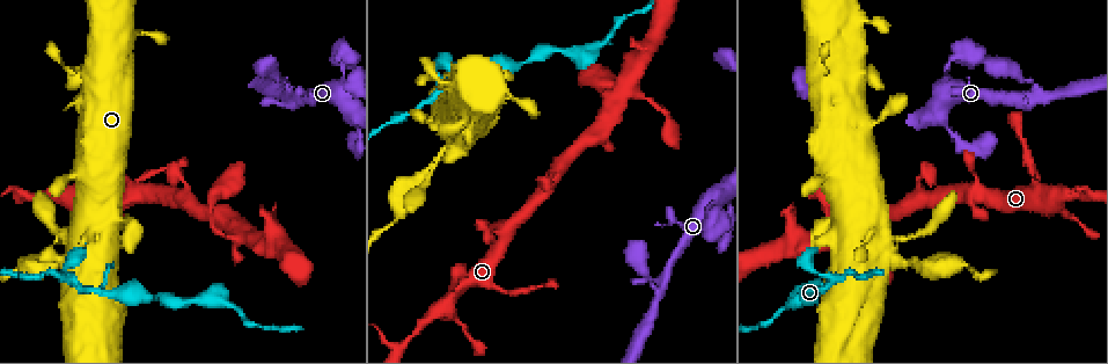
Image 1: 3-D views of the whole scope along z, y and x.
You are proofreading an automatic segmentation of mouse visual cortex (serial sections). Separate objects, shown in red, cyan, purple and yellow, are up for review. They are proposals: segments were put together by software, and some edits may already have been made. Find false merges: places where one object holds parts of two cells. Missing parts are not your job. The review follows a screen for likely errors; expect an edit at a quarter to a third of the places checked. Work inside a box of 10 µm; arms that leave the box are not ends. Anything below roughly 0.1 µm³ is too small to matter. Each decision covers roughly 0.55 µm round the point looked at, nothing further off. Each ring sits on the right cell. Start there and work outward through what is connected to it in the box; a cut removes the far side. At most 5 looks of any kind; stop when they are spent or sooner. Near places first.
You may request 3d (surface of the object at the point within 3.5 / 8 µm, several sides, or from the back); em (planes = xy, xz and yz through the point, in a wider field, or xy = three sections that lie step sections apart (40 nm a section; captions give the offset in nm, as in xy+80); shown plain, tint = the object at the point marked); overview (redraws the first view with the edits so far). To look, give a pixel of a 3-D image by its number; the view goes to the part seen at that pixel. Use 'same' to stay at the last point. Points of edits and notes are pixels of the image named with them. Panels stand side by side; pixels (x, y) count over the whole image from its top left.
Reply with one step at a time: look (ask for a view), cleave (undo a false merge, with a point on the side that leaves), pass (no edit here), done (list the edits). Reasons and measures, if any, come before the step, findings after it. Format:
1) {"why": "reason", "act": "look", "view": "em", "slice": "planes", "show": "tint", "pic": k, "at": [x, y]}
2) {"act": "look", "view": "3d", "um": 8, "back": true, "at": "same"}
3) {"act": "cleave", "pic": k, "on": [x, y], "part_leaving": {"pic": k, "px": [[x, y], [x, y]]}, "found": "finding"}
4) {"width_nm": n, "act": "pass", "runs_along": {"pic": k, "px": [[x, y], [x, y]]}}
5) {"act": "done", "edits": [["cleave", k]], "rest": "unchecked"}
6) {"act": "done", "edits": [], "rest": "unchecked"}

{"act": "look", "view": "3d", "um": 3.5, "pic": 1, "at": [825, 286]}

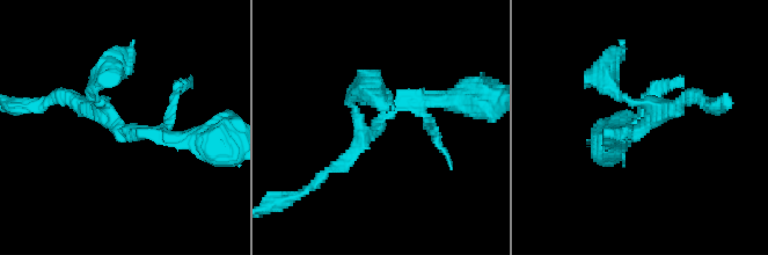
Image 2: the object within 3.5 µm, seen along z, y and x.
{"act": "look", "view": "em", "slice": "xy", "step": 2, "show": "tint", "pic": 2, "at": [642, 130]}

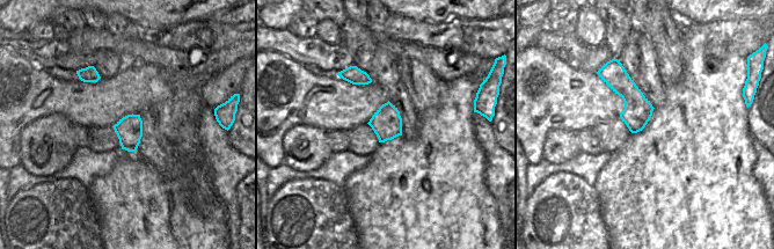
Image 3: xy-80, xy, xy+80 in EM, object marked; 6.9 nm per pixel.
{"act": "pass", "runs_along": {"pic": 2, "px": [[190, 138], [118, 131], [90, 88]]}, "found": "one cell here"}

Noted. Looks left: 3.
{"act": "look", "view": "3d", "um": 3.5, "pic": 1, "at": [658, 297]}

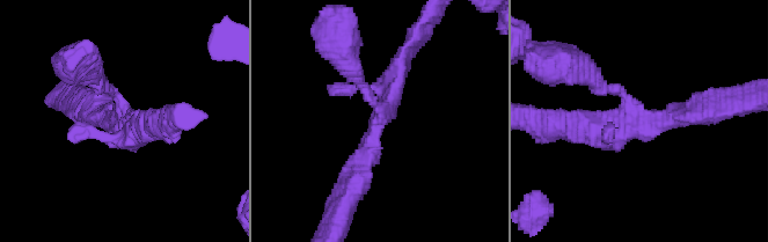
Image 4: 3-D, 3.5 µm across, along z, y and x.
{"why": "shape alone is not enough", "act": "look", "view": "em", "slice": "xy", "step": 2, "show": "tint", "pic": 4, "at": [381, 117]}

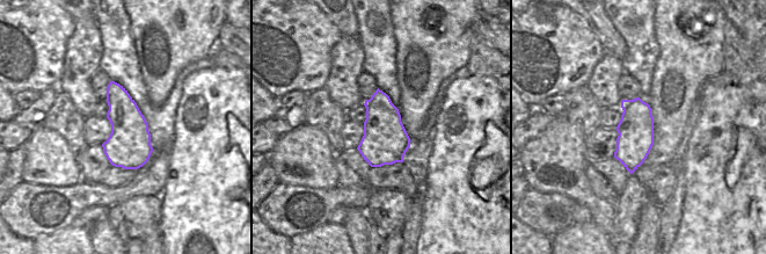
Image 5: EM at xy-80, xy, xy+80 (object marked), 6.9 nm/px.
{"act": "pass", "runs_along": {"pic": 4, "px": [[407, 53], [350, 181]]}, "found": "all the same cell"}

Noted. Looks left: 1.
{"act": "done", "edits": [], "rest": "unchecked"}

